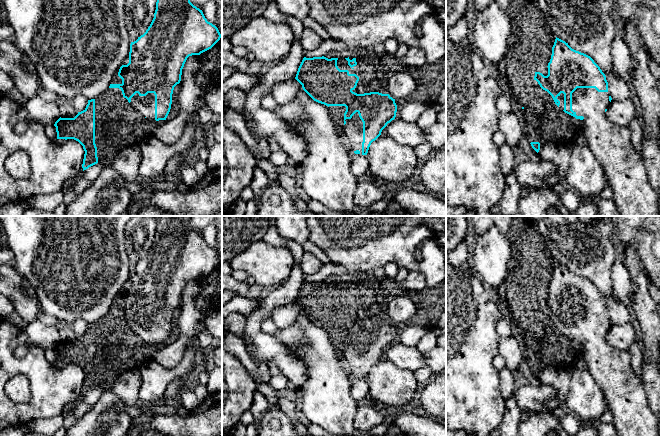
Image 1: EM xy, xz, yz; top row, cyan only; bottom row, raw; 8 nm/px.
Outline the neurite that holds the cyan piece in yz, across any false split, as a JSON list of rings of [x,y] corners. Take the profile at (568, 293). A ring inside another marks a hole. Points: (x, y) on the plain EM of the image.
[[[557,261],[547,291],[548,299],[535,296],[534,304],[552,320],[562,335],[583,345],[583,362],[604,393],[607,409],[613,414],[612,424],[619,436],[659,436],[658,417],[648,405],[640,375],[636,375],[631,368],[630,355],[612,348],[607,342],[606,335],[612,322],[608,317],[606,300],[600,291],[590,280],[572,273]]]

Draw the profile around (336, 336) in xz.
[[[329,330],[330,340],[334,346],[335,352],[339,357],[343,357],[345,330]]]

